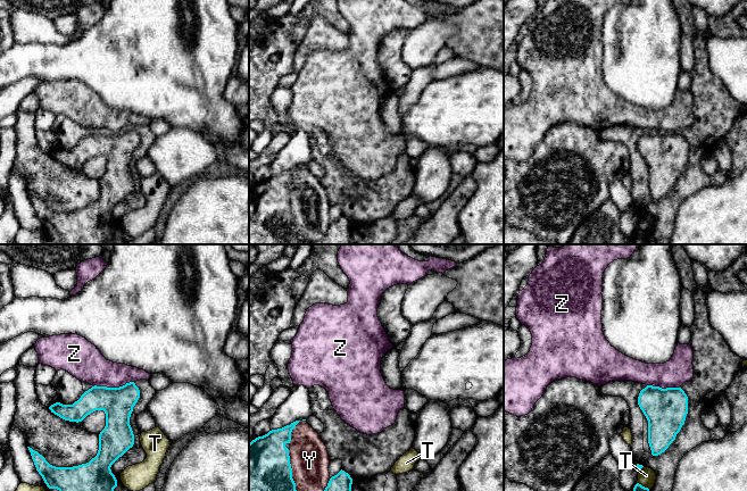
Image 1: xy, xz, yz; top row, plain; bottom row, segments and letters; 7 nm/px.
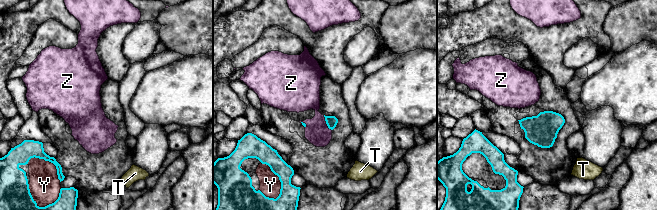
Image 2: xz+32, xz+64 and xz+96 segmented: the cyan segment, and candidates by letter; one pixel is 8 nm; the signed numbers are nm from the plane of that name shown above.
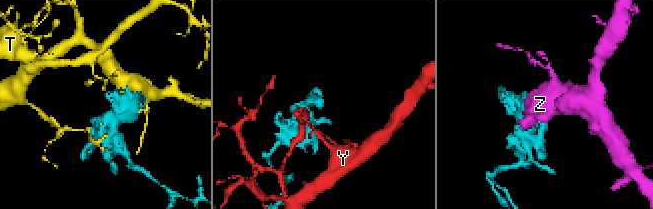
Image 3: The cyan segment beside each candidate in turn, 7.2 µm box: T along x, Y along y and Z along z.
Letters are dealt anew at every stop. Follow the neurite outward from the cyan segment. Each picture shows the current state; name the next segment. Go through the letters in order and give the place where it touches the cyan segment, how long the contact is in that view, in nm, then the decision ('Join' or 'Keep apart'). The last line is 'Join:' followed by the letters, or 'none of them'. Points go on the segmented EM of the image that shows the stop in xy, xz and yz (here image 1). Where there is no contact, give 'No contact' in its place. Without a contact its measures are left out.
T: Touches cyan at yz (644, 487). Shared border 110 nm. Keep apart
Y: Touches cyan at xz (291, 471). Shared border 300 nm. Keep apart
Z: Touches cyan at xy (113, 388). Shared border 300 nm. Keep apart
Join: none of them

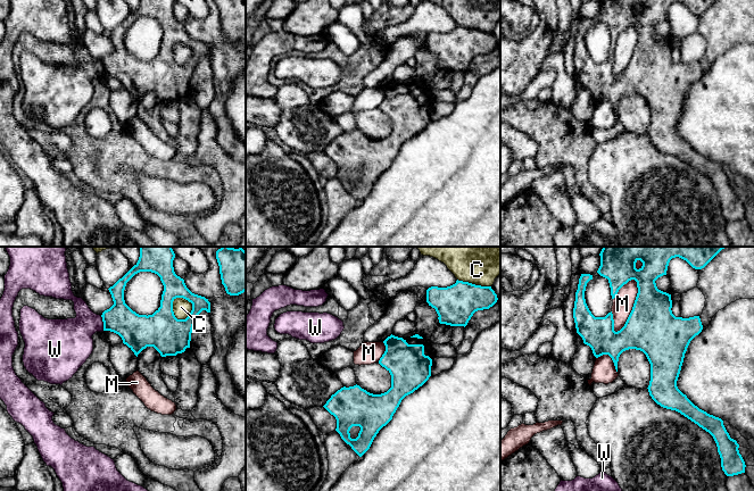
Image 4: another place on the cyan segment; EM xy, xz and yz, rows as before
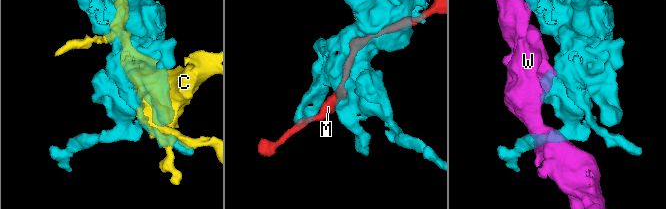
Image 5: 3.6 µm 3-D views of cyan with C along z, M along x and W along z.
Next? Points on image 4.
C: Touches cyan at xy (172, 306). Shared border 180 nm. Keep apart
M: Touches cyan at yz (634, 306). Shared border 400 nm. Keep apart
W: Touches cyan at xy (104, 323). Shared border 110 nm. Keep apart
Join: none of them

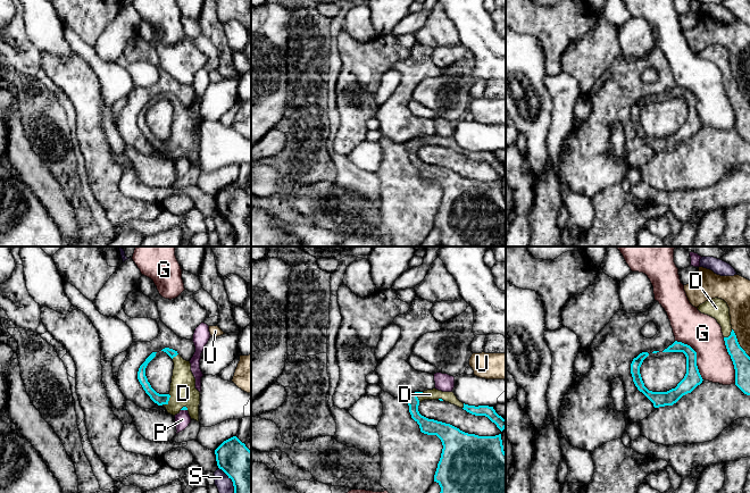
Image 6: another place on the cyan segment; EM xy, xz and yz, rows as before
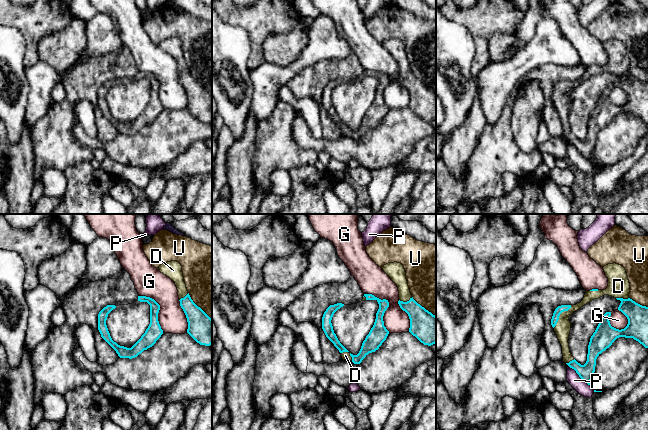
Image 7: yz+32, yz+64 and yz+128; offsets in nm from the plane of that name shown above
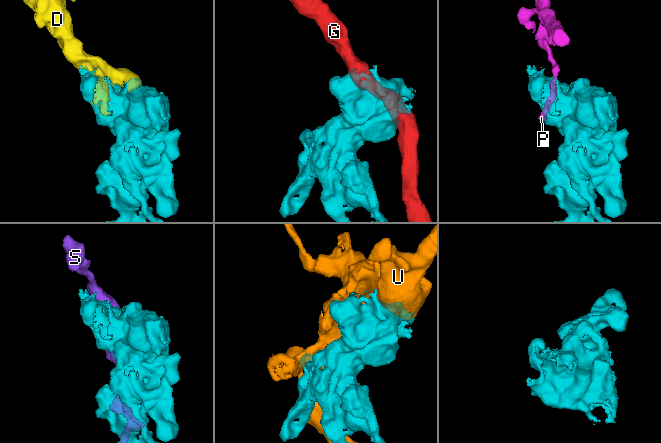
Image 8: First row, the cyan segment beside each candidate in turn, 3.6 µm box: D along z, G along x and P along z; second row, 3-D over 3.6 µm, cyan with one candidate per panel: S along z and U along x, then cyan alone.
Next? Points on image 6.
D: Touches cyan at xy (168, 400). Shared border 100 nm. Join
G: Touches cyan at yz (696, 356). Shared border 340 nm. Keep apart
P: Touches cyan at xy (184, 409). Shared border 50 nm. Keep apart
S: Touches cyan at xy (231, 478). Shared border 220 nm. Keep apart
U: Touches cyan at yz (738, 343). Shared border 240 nm. Keep apart
Join: D

